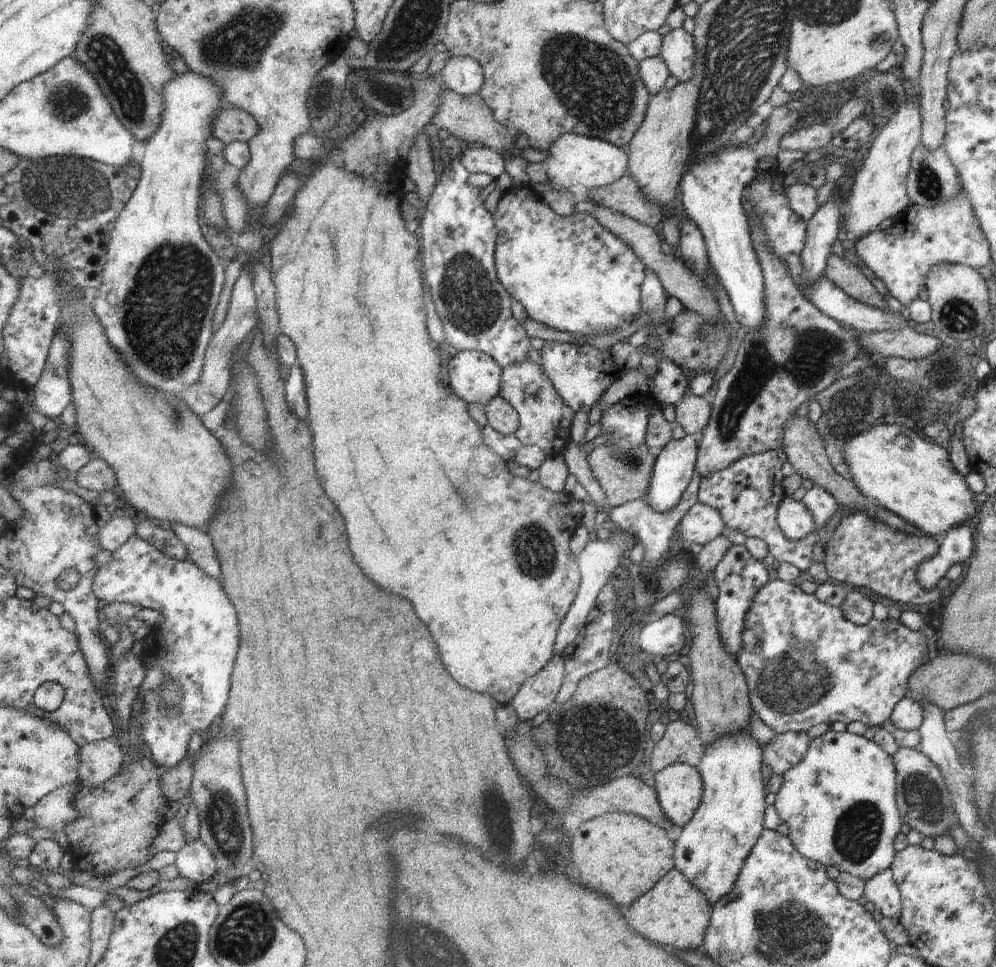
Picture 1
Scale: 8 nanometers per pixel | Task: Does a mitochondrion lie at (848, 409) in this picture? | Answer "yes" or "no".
yes

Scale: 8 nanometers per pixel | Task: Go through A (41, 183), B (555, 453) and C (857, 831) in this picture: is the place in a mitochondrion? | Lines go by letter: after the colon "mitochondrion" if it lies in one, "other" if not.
A: mitochondrion
B: other
C: mitochondrion

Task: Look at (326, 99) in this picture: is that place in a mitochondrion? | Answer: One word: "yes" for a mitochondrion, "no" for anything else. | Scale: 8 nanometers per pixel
yes

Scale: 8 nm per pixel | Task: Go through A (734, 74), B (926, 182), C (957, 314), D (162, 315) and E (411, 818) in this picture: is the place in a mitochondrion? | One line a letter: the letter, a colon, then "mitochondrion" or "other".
A: mitochondrion
B: mitochondrion
C: mitochondrion
D: mitochondrion
E: other

